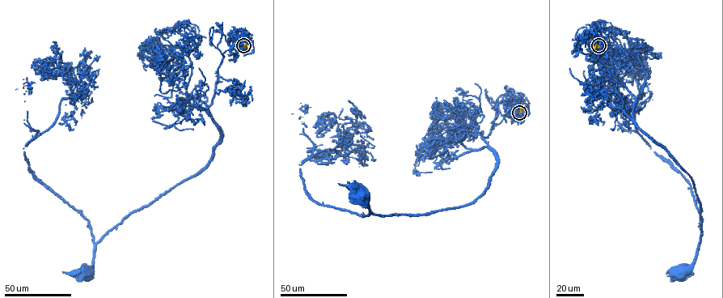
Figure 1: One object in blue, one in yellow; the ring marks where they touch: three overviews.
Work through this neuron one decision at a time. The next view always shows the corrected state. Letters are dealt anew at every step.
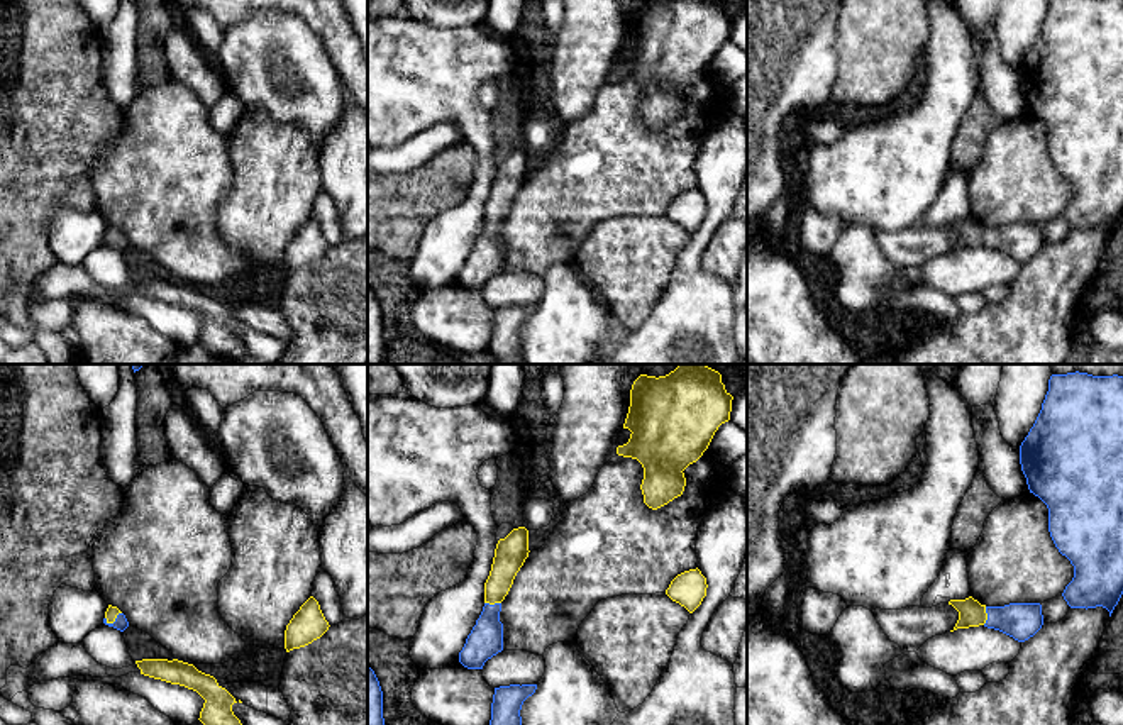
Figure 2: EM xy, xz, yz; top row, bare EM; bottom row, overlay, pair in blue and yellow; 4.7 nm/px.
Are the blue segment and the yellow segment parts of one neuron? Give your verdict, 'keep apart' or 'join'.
join

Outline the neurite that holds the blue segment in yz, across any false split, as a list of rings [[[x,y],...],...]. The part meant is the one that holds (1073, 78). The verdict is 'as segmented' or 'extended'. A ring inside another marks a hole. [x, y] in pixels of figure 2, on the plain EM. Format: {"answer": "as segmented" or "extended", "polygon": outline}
{"answer": "as segmented", "polygon": [[[1048,0],[1048,12],[1042,30],[1020,66],[1020,85],[1030,113],[1038,117],[1048,129],[1048,152],[1062,176],[1074,186],[1074,198],[1062,217],[1070,229],[1103,227],[1109,237],[1123,215],[1123,0]]]}

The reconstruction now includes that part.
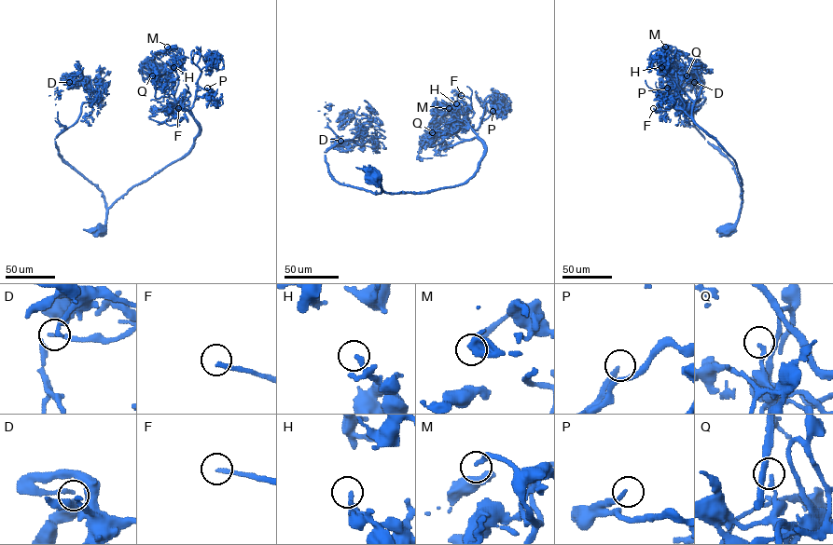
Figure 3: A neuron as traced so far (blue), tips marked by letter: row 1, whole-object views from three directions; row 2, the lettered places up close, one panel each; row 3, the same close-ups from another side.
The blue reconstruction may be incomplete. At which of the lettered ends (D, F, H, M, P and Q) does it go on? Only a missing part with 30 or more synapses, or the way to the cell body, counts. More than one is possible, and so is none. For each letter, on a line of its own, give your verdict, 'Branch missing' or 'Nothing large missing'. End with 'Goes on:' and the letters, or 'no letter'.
D: Nothing large missing
F: Branch missing
H: Nothing large missing
M: Branch missing
P: Branch missing
Q: Nothing large missing
Goes on: F, M, P

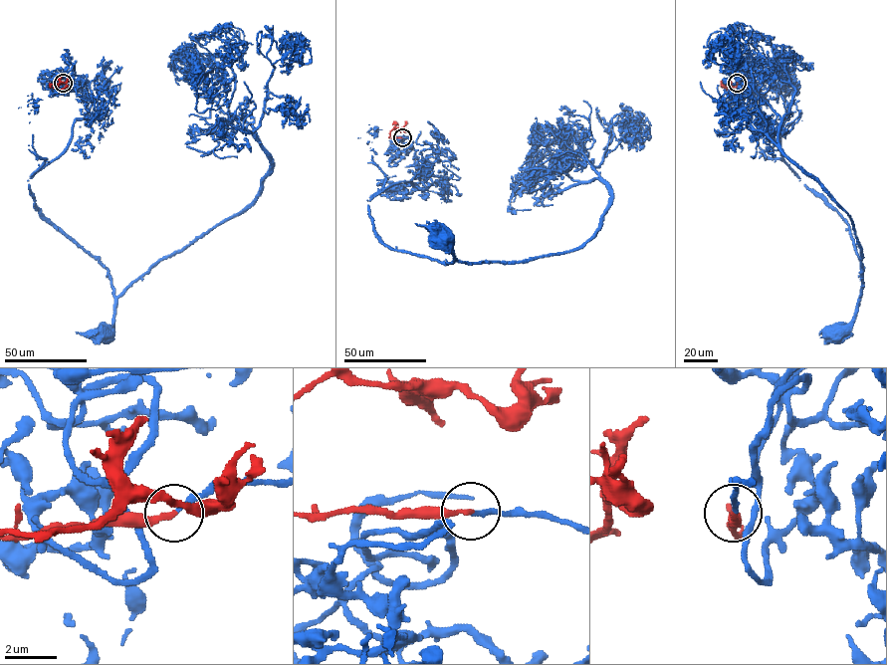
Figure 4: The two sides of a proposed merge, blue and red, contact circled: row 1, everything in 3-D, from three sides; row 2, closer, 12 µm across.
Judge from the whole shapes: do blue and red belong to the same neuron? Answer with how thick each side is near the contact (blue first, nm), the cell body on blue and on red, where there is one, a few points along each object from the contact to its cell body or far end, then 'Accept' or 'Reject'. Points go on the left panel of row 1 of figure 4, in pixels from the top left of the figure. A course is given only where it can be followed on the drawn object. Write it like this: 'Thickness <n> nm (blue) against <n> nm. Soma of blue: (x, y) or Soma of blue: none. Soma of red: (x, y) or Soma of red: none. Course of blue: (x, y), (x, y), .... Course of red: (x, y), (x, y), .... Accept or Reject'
Thickness 140 nm (blue) against 200 nm. Soma of blue: (106, 334). Soma of red: none. Course of blue: (63, 83), (76, 62), (87, 115), (29, 188), (37, 209), (107, 269), (114, 292), (107, 335). Course of red: (63, 83), (50, 86), (62, 89), (67, 81). Accept

